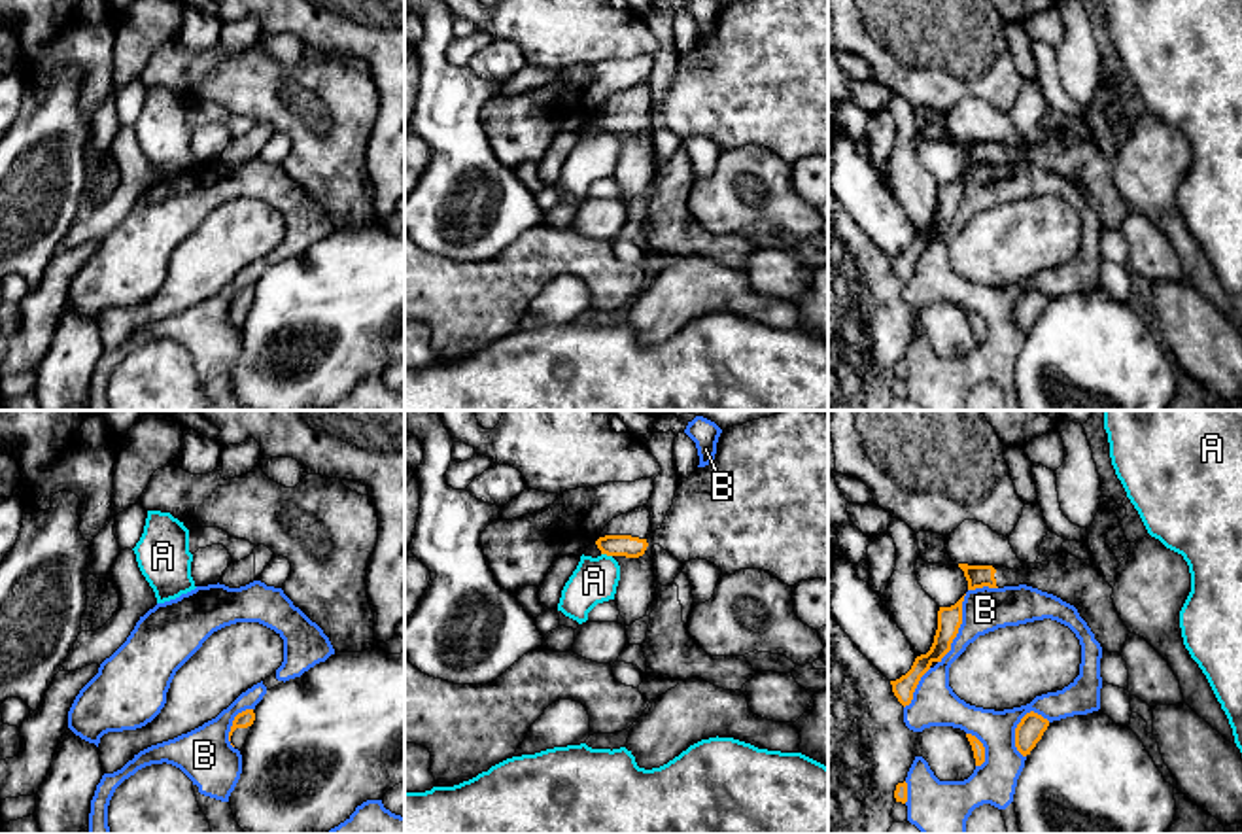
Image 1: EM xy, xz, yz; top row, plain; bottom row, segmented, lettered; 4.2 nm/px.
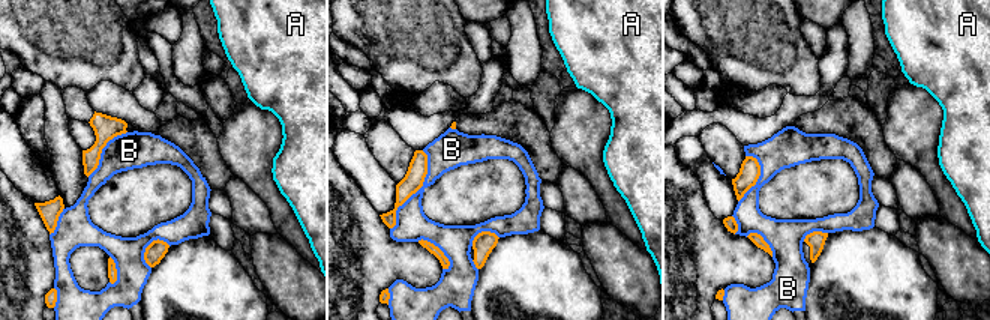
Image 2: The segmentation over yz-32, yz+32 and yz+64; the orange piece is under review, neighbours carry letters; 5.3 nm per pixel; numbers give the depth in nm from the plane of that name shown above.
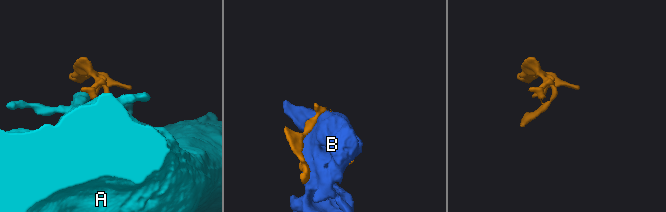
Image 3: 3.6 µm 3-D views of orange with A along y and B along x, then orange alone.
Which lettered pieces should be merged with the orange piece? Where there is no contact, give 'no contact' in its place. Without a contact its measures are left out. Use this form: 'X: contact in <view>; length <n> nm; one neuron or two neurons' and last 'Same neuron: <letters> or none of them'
A: contact in xz; length 50 nm; two neurons
B: contact in yz; length 320 nm; two neurons
Same neuron: none of them

